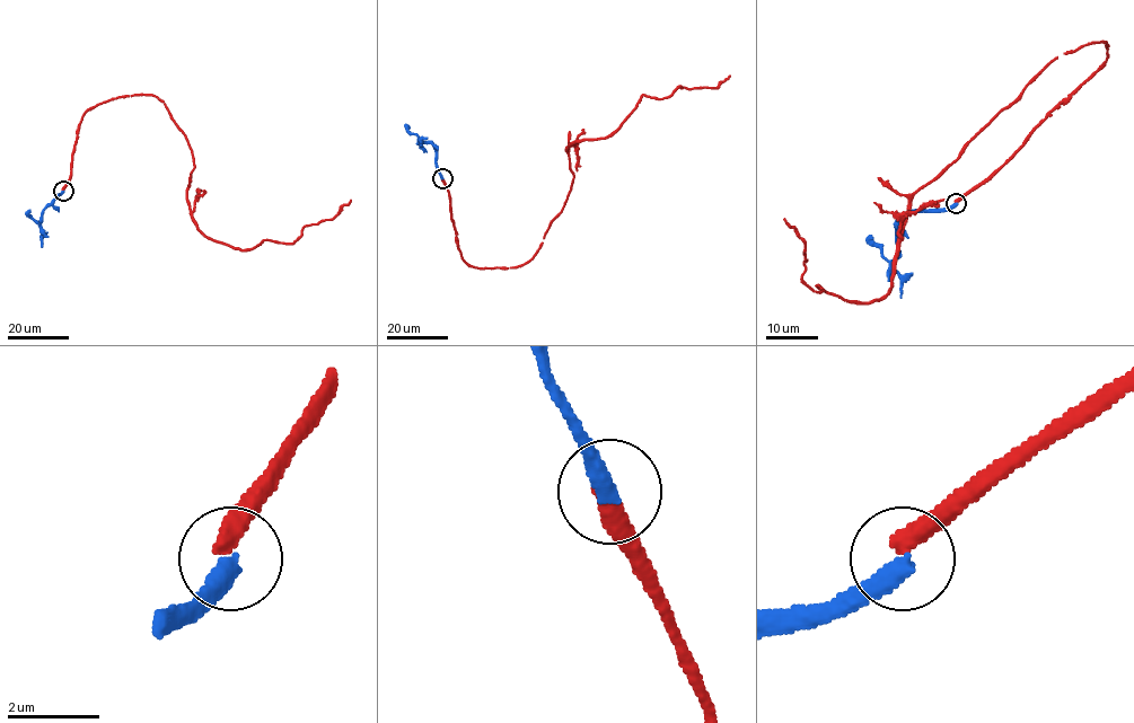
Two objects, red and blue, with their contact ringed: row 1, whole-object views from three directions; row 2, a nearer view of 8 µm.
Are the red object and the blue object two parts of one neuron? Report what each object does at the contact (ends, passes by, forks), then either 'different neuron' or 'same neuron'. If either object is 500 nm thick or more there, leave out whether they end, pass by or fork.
red ends | blue ends | different neuron

